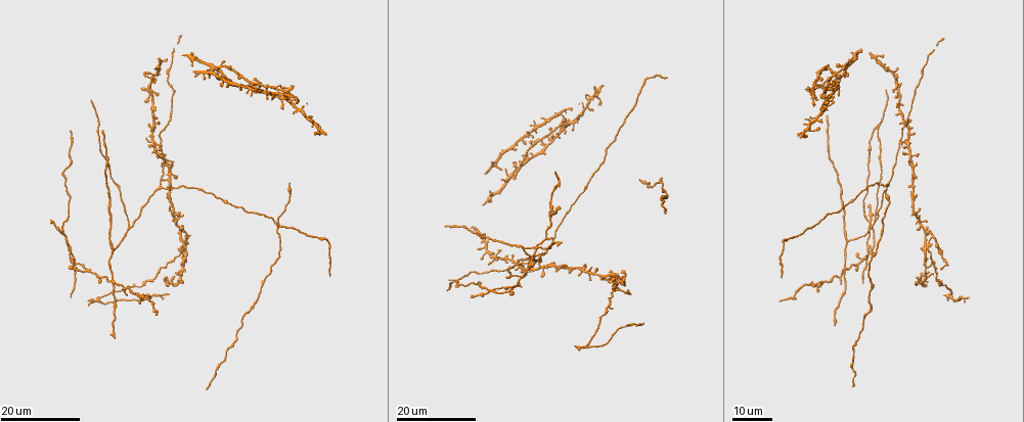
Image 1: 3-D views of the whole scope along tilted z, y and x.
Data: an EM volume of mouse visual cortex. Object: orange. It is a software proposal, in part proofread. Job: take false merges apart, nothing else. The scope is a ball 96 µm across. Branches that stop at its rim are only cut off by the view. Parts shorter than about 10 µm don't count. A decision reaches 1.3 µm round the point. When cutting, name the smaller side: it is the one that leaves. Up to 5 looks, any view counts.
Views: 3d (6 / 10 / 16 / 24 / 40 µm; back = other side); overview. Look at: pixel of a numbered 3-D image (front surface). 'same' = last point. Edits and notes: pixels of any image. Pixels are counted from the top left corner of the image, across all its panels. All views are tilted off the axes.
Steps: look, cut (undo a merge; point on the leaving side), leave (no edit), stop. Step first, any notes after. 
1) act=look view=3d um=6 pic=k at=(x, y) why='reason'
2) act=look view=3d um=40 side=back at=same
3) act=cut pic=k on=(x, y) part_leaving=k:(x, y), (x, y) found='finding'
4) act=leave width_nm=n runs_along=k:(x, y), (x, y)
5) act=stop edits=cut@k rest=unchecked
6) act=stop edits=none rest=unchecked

act=look view=3d um=16 pic=1 at=(846, 270) why='looks like a crossing'

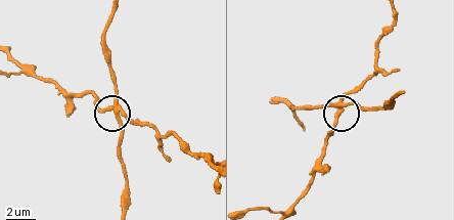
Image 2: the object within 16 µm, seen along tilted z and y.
act=look view=3d um=10 pic=2 at=(341, 108)

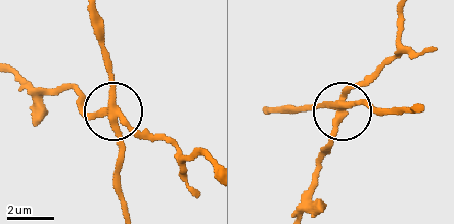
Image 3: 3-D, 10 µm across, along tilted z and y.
act=cut pic=3 on=(86, 116) part_leaving=3:(115, 109), (92, 114), (73, 91), (30, 85), (18, 77) found='a second neuron is stuck on'

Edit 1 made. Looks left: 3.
act=look view=overview

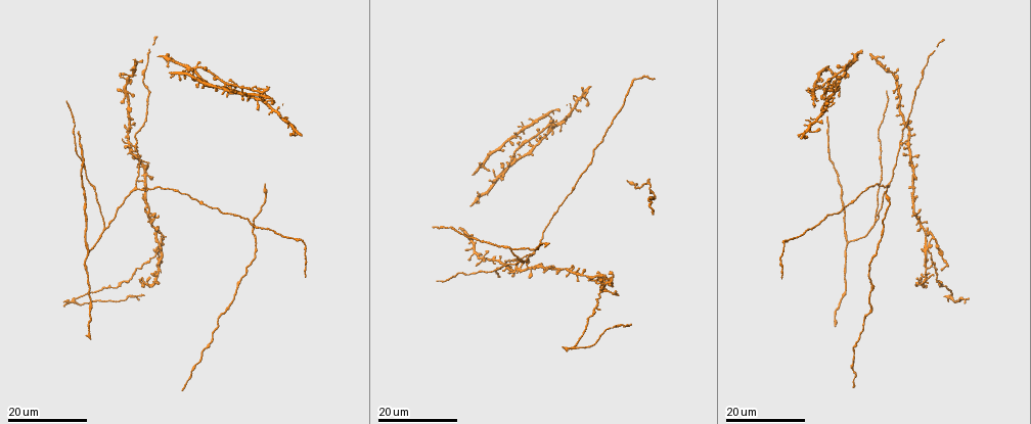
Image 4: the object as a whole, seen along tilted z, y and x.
act=look view=3d um=16 pic=4 at=(139, 190) why='three arms meet'

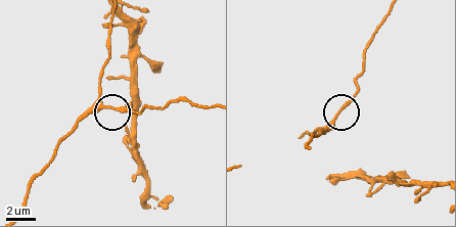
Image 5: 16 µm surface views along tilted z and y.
act=look view=3d um=10 pic=5 at=(337, 115)

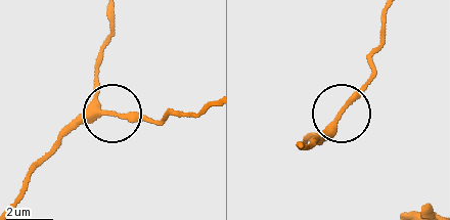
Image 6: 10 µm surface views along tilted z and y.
act=leave runs_along=6:(110, 113), (99, 100), (95, 71) found='one neuron here'

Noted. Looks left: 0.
act=stop edits=cut@3 rest=unchecked

